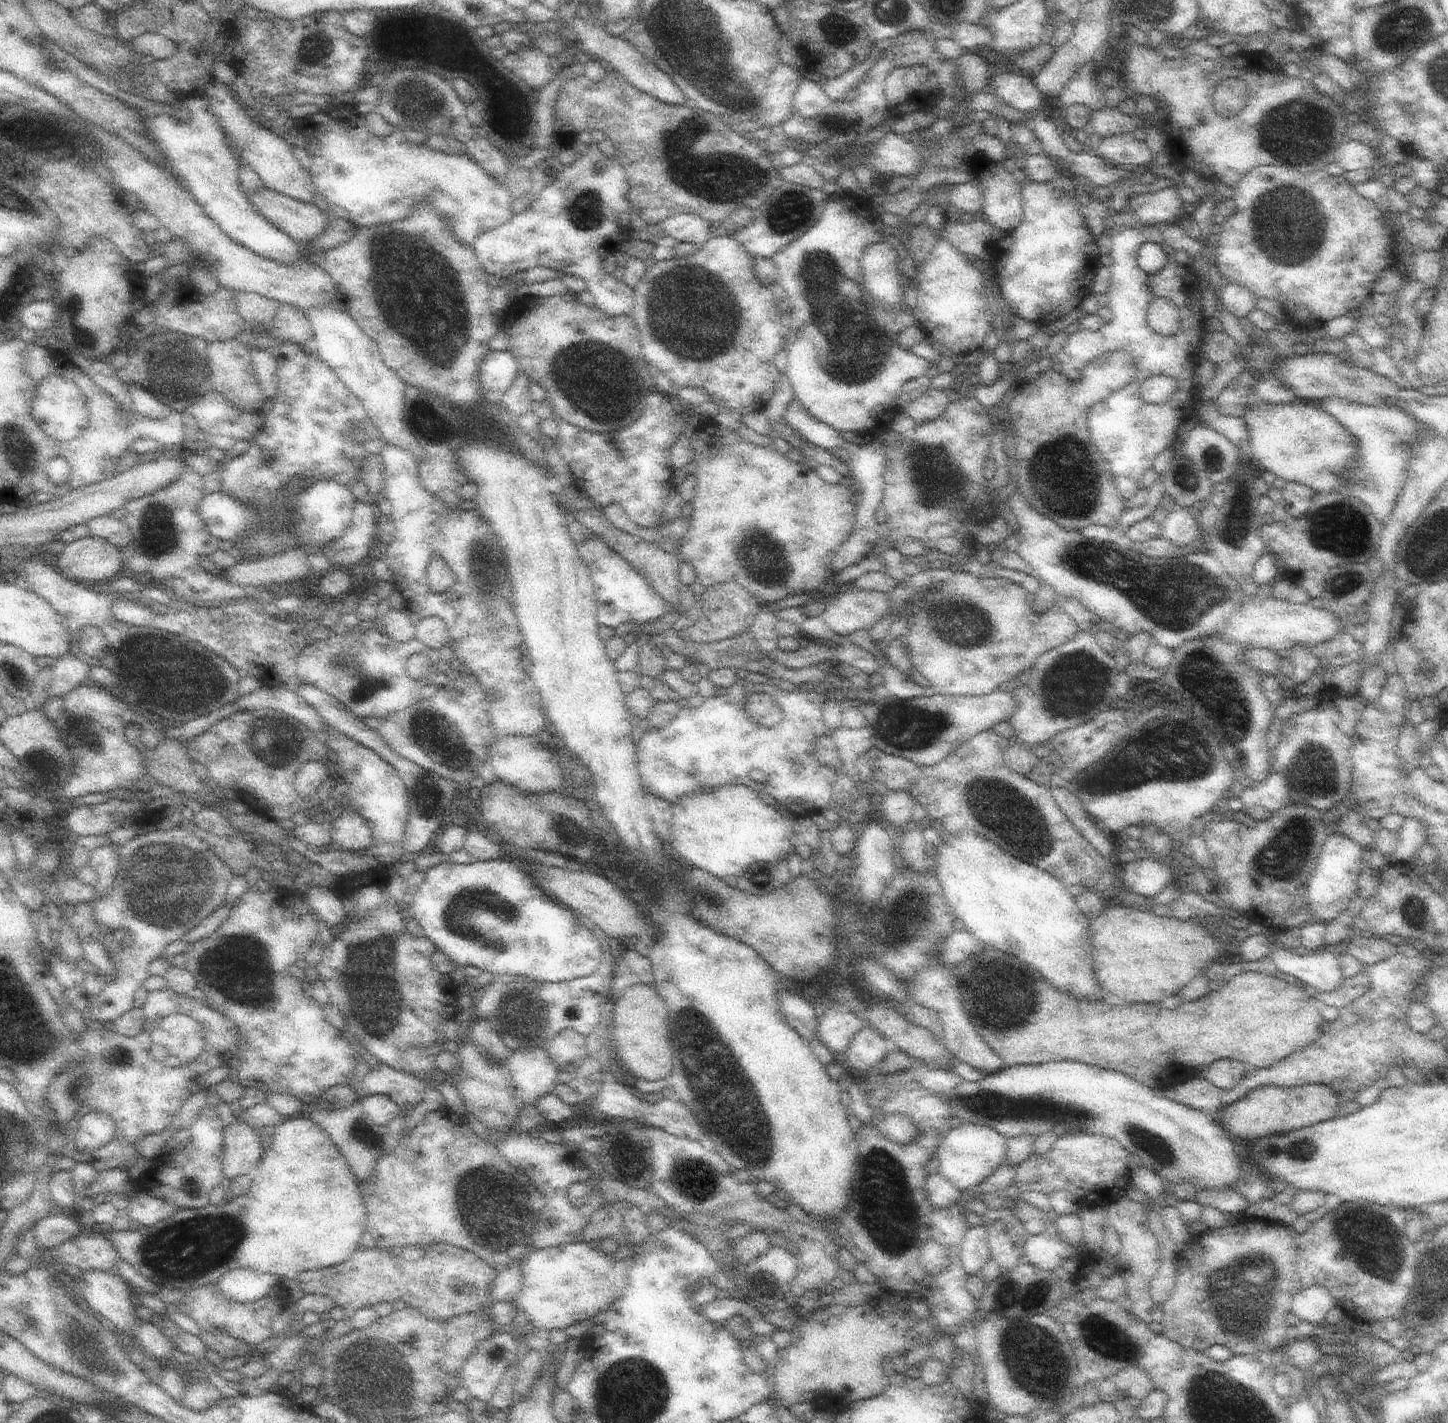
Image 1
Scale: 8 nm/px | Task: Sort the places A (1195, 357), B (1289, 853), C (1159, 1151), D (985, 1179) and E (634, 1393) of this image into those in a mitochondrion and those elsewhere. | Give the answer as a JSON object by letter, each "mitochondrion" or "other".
{"A":"other","B":"mitochondrion","C":"mitochondrion","D":"other","E":"mitochondrion"}

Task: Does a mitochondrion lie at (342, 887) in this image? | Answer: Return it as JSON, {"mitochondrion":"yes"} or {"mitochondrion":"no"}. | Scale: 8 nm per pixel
{"mitochondrion":"no"}

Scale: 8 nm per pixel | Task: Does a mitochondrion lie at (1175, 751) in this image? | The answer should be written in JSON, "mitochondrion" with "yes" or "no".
{"mitochondrion":"yes"}

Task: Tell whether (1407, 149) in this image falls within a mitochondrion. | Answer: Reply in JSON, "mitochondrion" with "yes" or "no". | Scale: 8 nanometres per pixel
{"mitochondrion":"no"}

